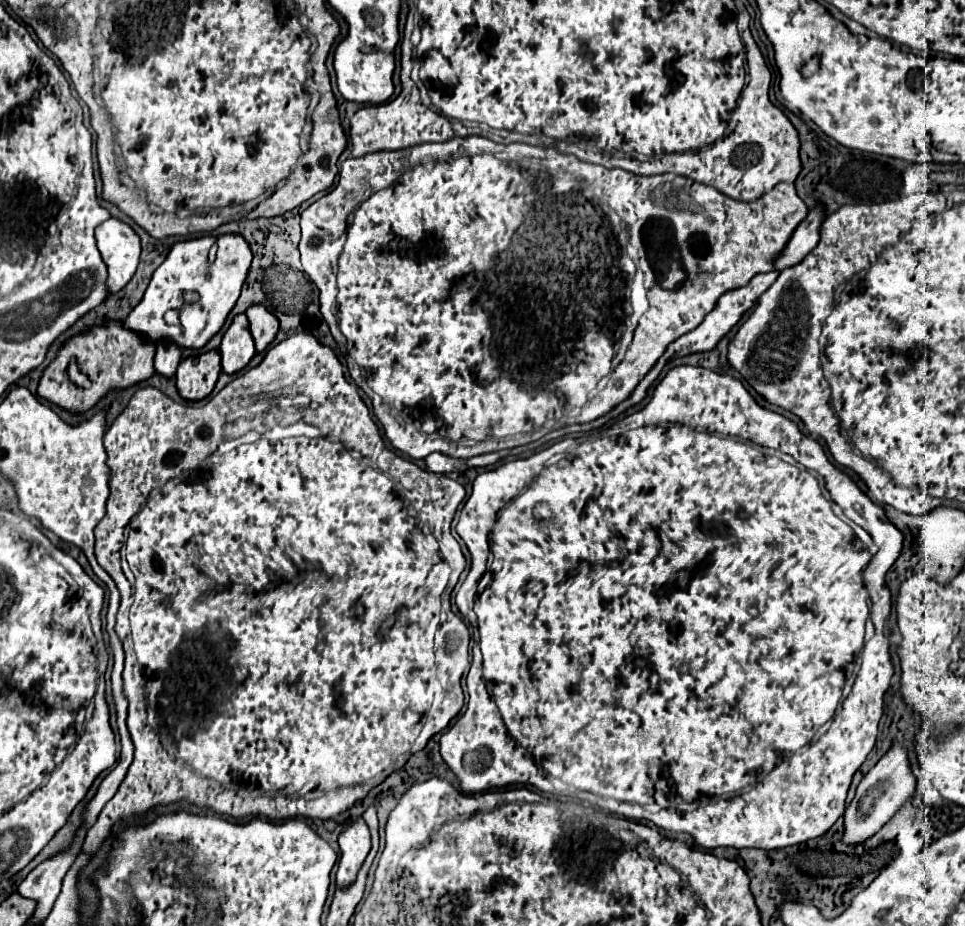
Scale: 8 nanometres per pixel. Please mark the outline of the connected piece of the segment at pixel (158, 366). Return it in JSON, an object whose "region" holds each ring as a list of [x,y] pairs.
{"region":[[[159,341],[159,347],[155,351],[155,373],[167,379],[173,379],[179,361],[181,361],[179,347]]]}

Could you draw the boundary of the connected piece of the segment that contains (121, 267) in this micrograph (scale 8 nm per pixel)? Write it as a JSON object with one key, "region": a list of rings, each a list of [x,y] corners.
{"region":[[[107,219],[99,225],[95,239],[101,259],[107,265],[107,291],[113,295],[131,281],[139,265],[141,241],[129,225],[117,219]]]}

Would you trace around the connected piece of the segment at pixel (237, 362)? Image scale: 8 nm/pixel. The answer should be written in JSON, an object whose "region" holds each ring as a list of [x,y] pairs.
{"region":[[[237,315],[229,325],[229,329],[225,331],[219,355],[221,355],[221,369],[227,375],[239,373],[253,359],[255,343],[251,341],[245,315]]]}

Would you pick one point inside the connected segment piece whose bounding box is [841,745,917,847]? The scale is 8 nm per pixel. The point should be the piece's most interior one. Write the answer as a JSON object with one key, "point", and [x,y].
{"point":[890,783]}

